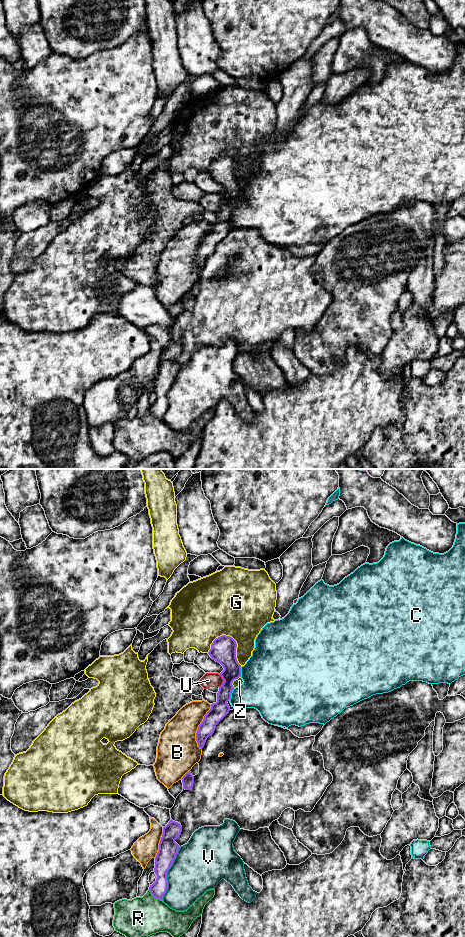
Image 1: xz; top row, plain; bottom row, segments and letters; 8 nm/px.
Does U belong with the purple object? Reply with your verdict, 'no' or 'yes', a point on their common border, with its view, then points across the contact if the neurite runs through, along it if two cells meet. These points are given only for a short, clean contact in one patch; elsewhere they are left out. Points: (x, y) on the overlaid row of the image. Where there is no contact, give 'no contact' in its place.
no; meets purple in xz at (224, 681); border along xz (220, 674), (223, 683), (219, 687)

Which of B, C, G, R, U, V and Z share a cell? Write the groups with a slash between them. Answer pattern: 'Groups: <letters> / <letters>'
Groups: B / C / G / R / U Z / V

